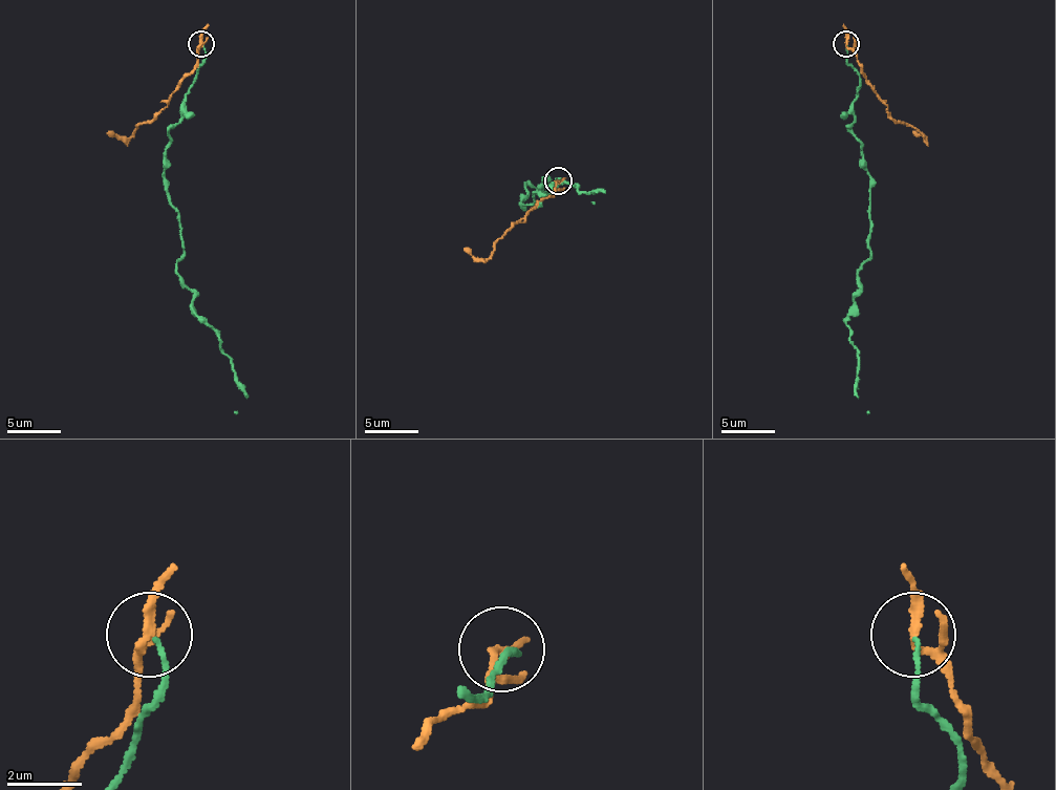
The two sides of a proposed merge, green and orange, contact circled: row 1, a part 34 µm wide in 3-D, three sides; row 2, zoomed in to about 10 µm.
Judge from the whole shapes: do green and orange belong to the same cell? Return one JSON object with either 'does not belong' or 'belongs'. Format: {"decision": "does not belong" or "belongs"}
{"decision": "does not belong"}

